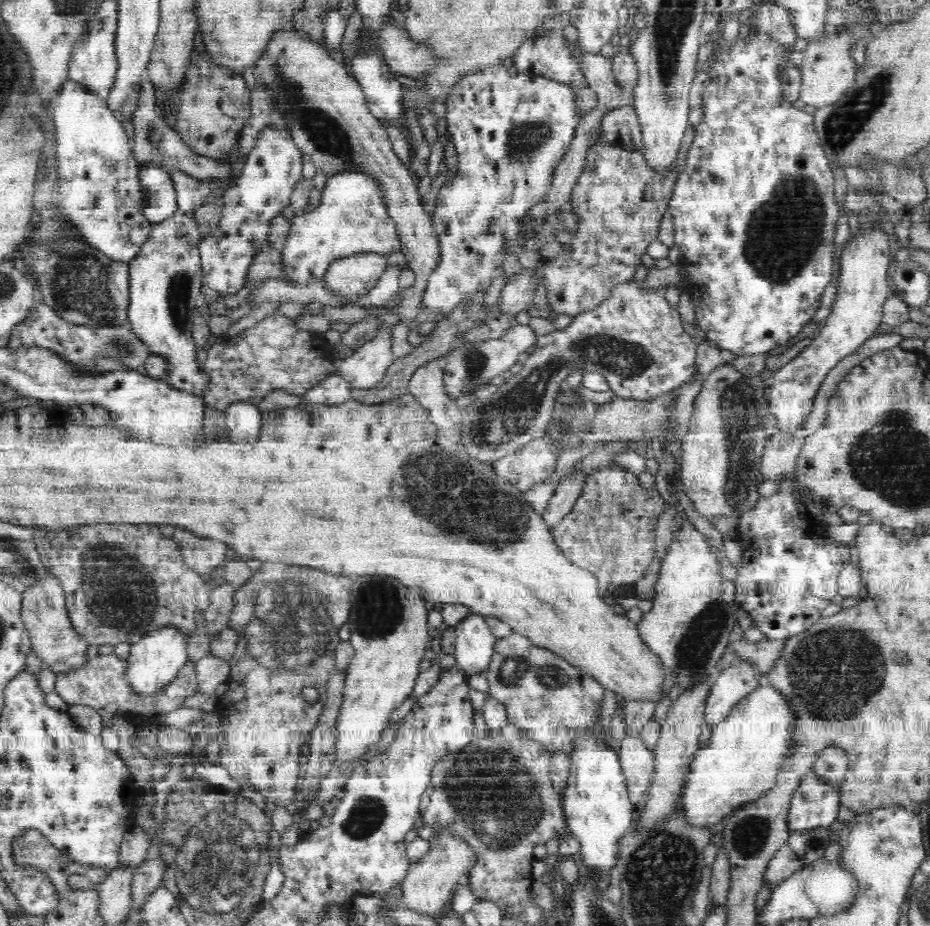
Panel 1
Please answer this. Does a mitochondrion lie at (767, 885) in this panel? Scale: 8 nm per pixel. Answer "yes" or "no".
no

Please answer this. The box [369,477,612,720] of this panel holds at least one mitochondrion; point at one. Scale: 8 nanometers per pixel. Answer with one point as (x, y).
(518, 671)

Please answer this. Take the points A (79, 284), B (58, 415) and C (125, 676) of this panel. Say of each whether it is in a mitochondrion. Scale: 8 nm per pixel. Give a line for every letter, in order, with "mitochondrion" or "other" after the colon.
A: mitochondrion
B: other
C: other

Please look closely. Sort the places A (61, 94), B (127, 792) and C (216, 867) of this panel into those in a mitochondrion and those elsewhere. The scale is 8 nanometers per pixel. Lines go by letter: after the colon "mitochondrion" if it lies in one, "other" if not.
A: other
B: other
C: mitochondrion

